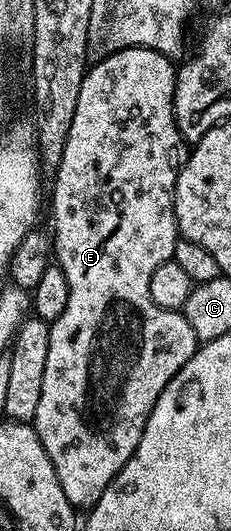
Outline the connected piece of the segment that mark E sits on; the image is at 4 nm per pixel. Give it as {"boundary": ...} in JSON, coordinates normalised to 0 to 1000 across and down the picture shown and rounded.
{"boundary":[[[563,87],[385,121],[355,149],[303,247],[286,254],[268,303],[251,309],[225,341],[221,429],[234,433],[234,492],[268,503],[268,510],[286,510],[286,533],[303,533],[303,565],[286,571],[286,586],[268,586],[268,593],[251,593],[251,601],[208,616],[216,663],[199,667],[182,746],[165,750],[147,806],[182,842],[199,842],[199,857],[216,857],[216,872],[234,872],[234,887],[251,895],[251,910],[268,910],[268,925],[286,925],[286,940],[303,940],[303,947],[346,962],[377,962],[424,947],[442,925],[459,925],[459,917],[511,895],[511,887],[528,887],[563,857],[580,857],[615,827],[632,789],[649,789],[649,774],[667,774],[667,759],[684,759],[684,744],[701,744],[719,721],[736,721],[736,714],[771,706],[771,699],[835,672],[857,655],[840,616],[823,616],[792,588],[684,578],[649,556],[649,525],[667,510],[684,510],[701,495],[745,490],[745,475],[771,452],[753,390],[771,311],[766,305],[745,305],[745,281],[788,273],[788,260],[758,228],[758,202],[745,198],[758,190],[762,139],[766,124],[749,109],[610,87]]]}

